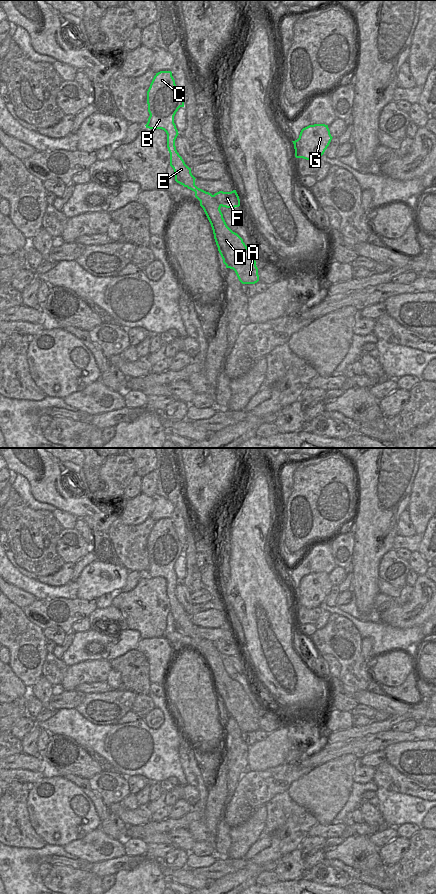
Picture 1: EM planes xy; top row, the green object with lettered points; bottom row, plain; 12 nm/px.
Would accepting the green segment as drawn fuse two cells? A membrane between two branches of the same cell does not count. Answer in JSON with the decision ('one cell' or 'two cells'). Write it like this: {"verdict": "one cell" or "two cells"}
{"verdict": "two cells"}

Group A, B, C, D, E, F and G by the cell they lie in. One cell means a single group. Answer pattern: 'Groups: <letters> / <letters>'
Groups: A B C D E / F G.

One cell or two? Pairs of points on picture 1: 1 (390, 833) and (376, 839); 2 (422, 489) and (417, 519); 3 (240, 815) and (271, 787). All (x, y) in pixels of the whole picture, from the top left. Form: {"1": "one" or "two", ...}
{"1": "one", "2": "one", "3": "one"}

